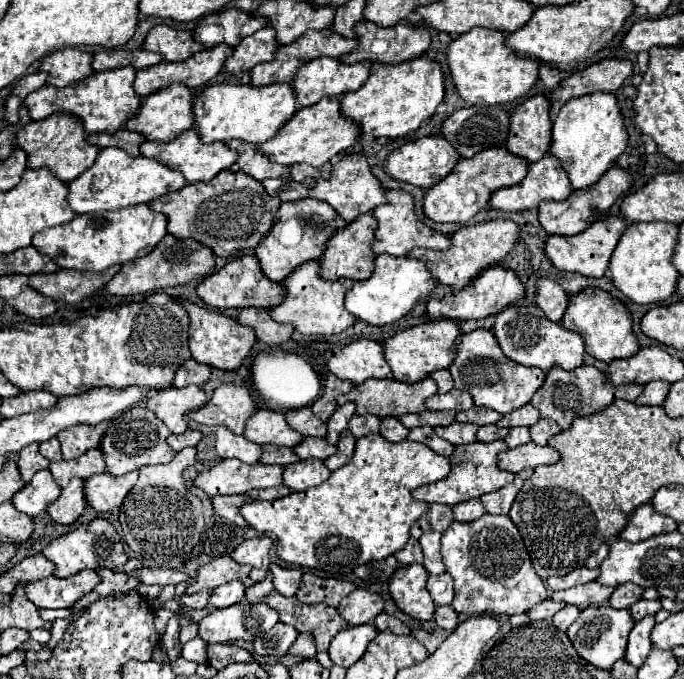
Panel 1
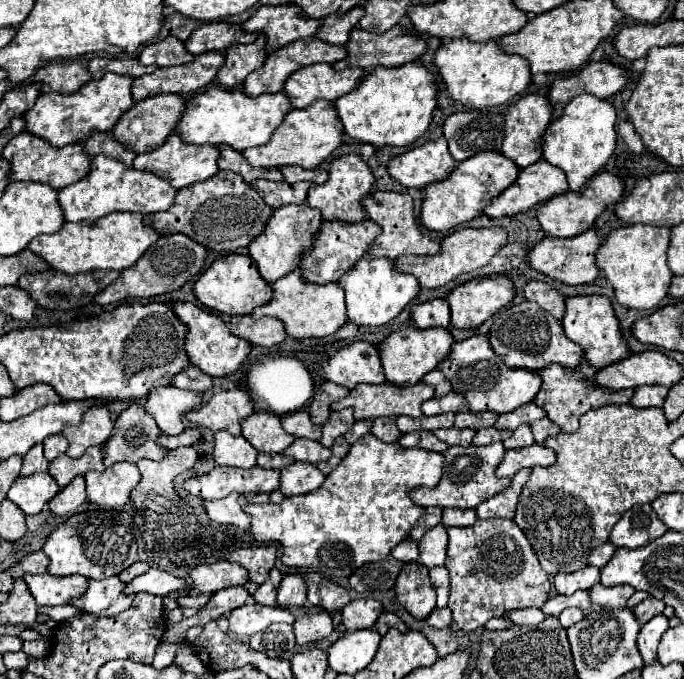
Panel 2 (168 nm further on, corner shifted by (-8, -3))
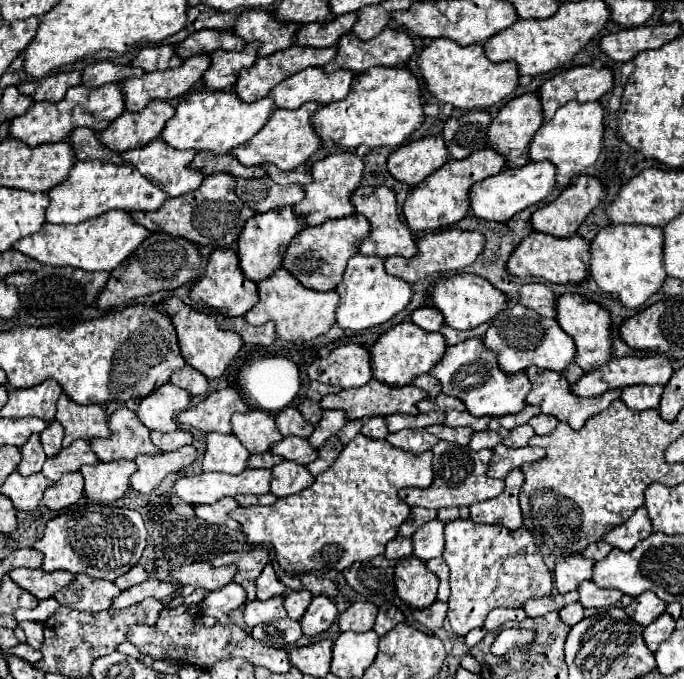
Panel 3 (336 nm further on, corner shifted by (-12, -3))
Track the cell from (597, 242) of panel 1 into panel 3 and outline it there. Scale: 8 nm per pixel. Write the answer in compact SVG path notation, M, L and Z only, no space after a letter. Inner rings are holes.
M546 233L528 235L510 255L508 271L518 277L542 277L550 283L572 283L578 285L588 277L588 259L590 259L590 241L578 233L566 239L558 239Z

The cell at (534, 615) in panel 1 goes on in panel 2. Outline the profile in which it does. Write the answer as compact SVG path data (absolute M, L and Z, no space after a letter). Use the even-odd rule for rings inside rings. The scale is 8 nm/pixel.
M531 607L506 611L504 617L510 619L512 623L516 623L516 625L536 625L536 623L544 621L547 616L539 608Z

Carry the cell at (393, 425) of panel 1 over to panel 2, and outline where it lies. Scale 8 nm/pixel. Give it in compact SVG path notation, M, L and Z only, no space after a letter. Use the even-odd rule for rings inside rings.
M378 417L378 419L374 419L372 435L376 435L378 439L382 439L386 443L396 443L402 433L398 431L398 427L396 427L392 417Z

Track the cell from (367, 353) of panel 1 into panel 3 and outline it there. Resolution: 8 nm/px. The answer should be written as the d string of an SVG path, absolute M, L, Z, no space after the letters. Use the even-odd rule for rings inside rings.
M354 343L340 345L328 357L316 359L308 367L308 377L326 385L340 385L342 389L366 385L372 381L370 351Z

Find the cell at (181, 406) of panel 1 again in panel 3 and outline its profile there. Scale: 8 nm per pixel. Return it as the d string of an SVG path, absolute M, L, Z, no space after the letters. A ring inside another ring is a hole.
M166 383L164 387L154 389L146 399L142 399L136 413L150 431L172 433L178 429L176 417L180 415L180 411L188 409L190 399L192 397L184 389Z

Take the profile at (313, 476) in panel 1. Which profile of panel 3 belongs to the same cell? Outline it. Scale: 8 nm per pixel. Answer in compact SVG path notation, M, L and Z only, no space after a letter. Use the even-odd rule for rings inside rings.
M282 461L280 465L272 467L272 487L270 491L278 497L288 497L292 493L300 493L314 483L314 475L298 463Z

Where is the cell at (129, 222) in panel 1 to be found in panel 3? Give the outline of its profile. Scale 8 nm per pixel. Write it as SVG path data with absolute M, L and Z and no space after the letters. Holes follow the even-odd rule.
M114 209L78 225L44 223L38 233L28 235L18 243L14 243L14 249L40 261L42 265L48 263L60 267L68 265L84 271L112 271L124 259L128 259L128 255L132 255L132 251L136 251L136 247L140 247L140 243L148 237L150 233L142 225L138 225L130 213Z

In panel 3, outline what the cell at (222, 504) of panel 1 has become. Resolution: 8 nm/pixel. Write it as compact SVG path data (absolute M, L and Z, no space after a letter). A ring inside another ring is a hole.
M224 497L212 505L196 505L196 515L208 523L216 523L216 525L228 525L228 527L234 527L238 529L240 523L236 523L234 519L230 519L230 511L236 509L238 503L234 497Z

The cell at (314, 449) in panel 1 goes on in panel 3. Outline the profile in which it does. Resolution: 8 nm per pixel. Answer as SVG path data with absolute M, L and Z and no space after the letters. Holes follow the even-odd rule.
M284 437L270 451L274 455L280 455L288 461L296 461L300 465L308 465L318 459L318 451L308 443L308 439L302 439L302 437Z

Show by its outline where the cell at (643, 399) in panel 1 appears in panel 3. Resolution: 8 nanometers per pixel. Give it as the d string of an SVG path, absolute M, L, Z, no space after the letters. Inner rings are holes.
M632 385L632 387L624 387L622 389L622 401L634 411L654 409L660 403L662 391L664 391L662 385Z

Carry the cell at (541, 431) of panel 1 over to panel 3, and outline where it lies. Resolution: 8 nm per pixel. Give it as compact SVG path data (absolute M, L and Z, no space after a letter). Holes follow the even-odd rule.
M540 413L538 417L532 417L532 419L528 421L528 425L532 425L532 429L536 431L536 435L548 435L548 433L552 433L552 431L556 429L558 419L556 419L554 415L544 415L544 413Z

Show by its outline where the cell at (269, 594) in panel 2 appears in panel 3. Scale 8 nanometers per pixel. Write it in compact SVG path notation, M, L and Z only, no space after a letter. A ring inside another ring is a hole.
M268 563L262 571L262 575L256 579L256 597L266 601L276 595L284 595L284 583L280 583L280 579L276 577L276 571Z

